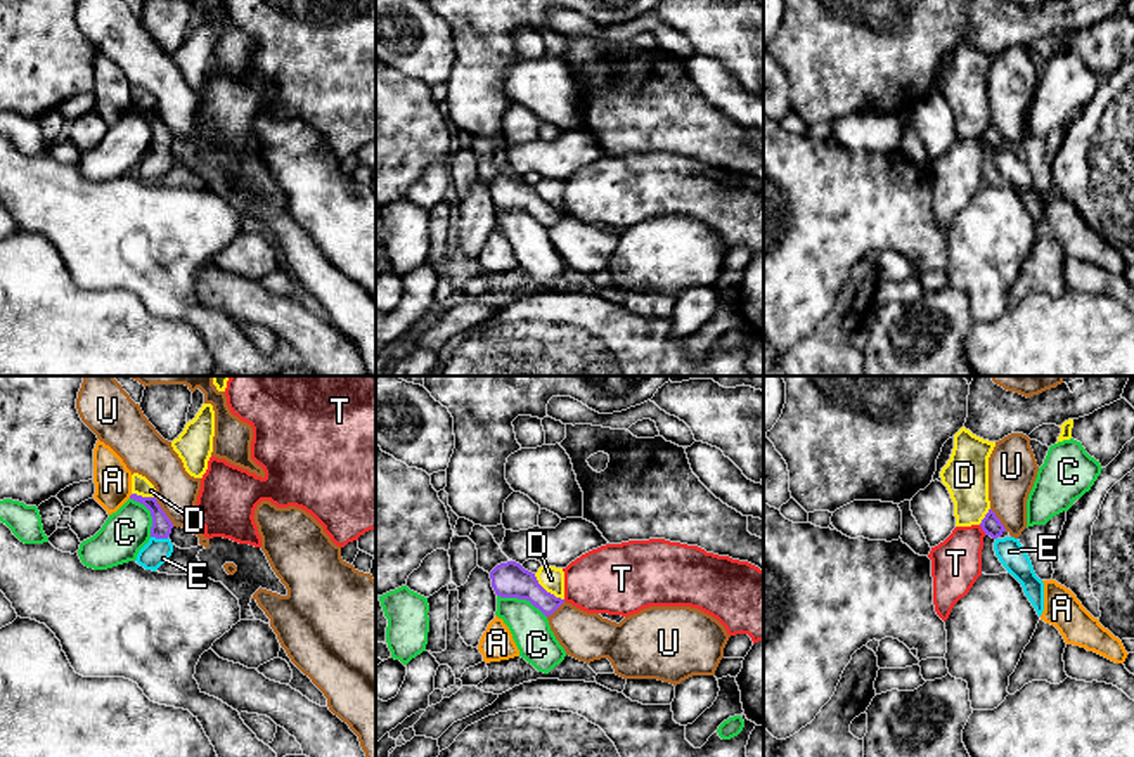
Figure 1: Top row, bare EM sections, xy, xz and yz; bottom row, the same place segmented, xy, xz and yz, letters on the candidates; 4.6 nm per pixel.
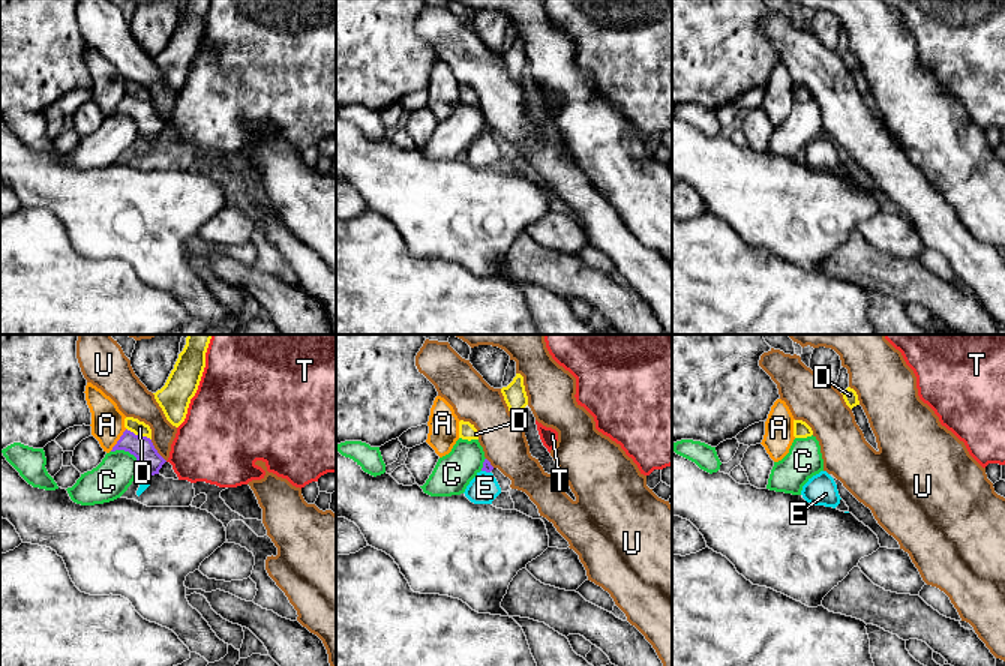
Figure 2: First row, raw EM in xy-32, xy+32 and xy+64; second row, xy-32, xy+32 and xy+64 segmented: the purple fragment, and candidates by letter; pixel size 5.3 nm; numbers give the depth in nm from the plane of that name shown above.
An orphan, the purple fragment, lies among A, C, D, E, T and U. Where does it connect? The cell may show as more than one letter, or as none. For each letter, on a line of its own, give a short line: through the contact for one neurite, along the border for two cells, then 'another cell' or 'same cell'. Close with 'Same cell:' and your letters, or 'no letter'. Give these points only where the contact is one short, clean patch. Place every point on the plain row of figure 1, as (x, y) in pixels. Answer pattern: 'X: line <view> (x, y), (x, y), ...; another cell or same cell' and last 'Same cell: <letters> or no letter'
A: another cell
C: line xz (497, 207), (528, 212), (546, 229); another cell
D: line xz (534, 186), (547, 203), (563, 212); another cell
E: line xy (161, 139), (160, 149), (156, 163); same cell
T: line yz (979, 137), (985, 146); another cell
U: another cell
Same cell: E

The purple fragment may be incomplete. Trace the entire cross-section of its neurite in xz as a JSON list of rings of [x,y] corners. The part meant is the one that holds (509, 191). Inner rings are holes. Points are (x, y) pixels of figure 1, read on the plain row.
[[[516,173],[497,177],[490,184],[490,191],[497,208],[526,211],[545,229],[552,227],[564,215],[564,211],[547,204],[538,196],[535,185],[525,182]]]

